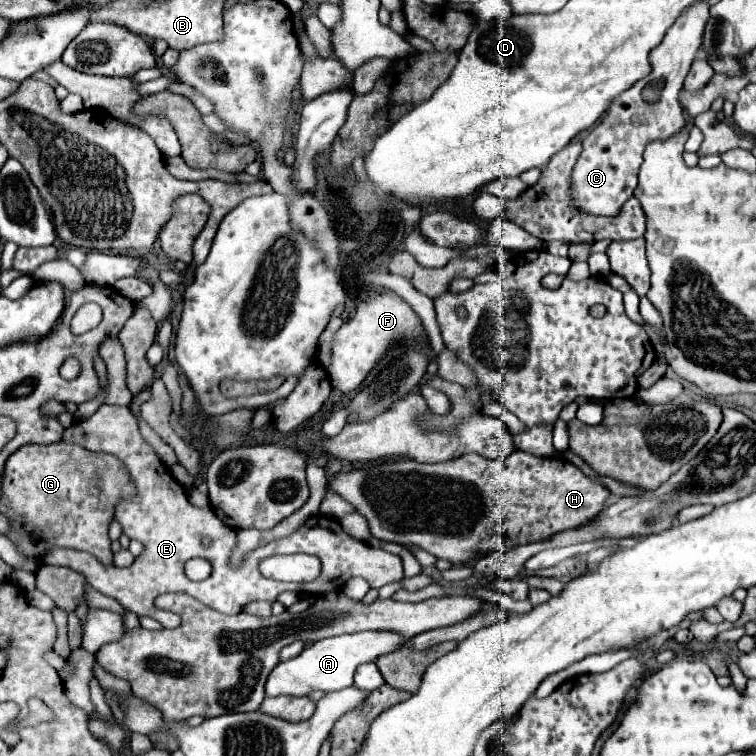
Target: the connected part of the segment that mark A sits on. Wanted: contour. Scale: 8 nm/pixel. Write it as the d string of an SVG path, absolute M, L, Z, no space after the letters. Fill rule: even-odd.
M355 632L335 638L323 638L319 642L307 644L303 652L287 662L279 662L267 678L265 694L267 696L307 696L313 690L333 692L343 690L353 684L353 672L359 664L373 662L383 654L395 652L405 644L405 636L399 632Z

